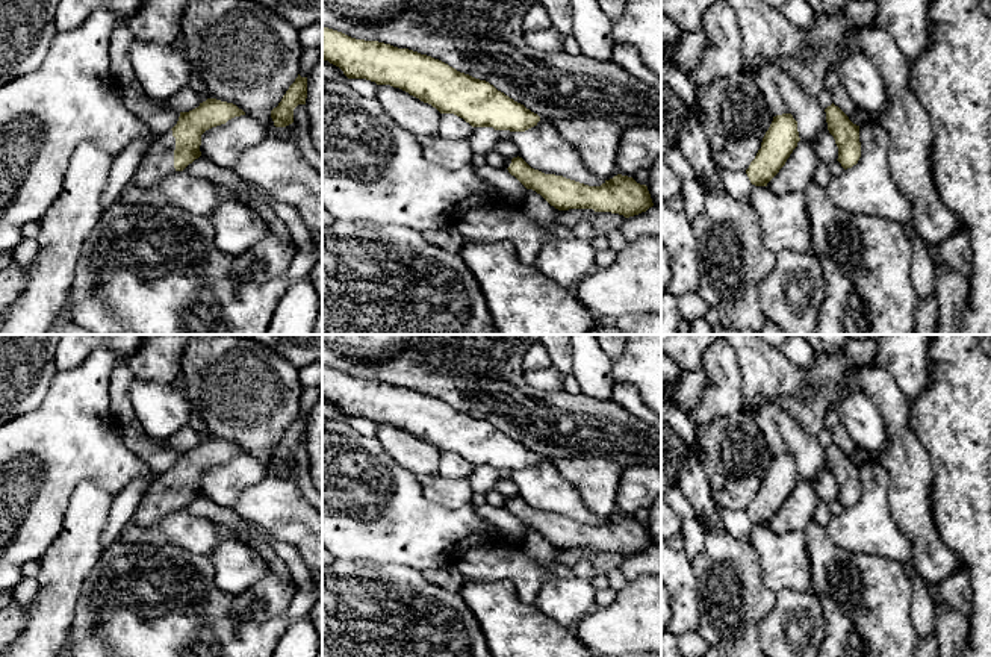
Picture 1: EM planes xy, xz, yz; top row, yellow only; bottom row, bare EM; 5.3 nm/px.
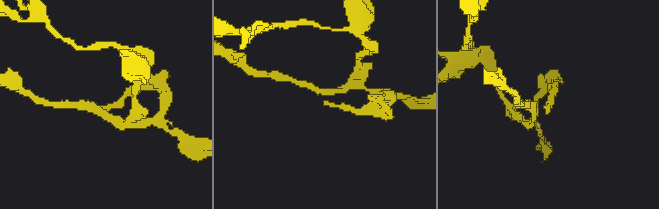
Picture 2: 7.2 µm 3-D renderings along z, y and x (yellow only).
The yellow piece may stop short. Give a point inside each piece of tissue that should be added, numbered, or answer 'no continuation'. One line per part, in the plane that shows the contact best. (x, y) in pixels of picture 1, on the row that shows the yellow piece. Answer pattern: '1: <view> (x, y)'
1: xy (159, 162)

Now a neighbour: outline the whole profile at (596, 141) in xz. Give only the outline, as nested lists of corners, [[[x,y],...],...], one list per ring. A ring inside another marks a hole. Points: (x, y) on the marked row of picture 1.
[[[607,118],[554,123],[560,136],[572,145],[584,165],[602,180],[617,176],[616,156],[623,127]]]

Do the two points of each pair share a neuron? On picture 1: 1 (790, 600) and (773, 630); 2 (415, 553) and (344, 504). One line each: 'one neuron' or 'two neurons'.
1: one neuron
2: one neuron

